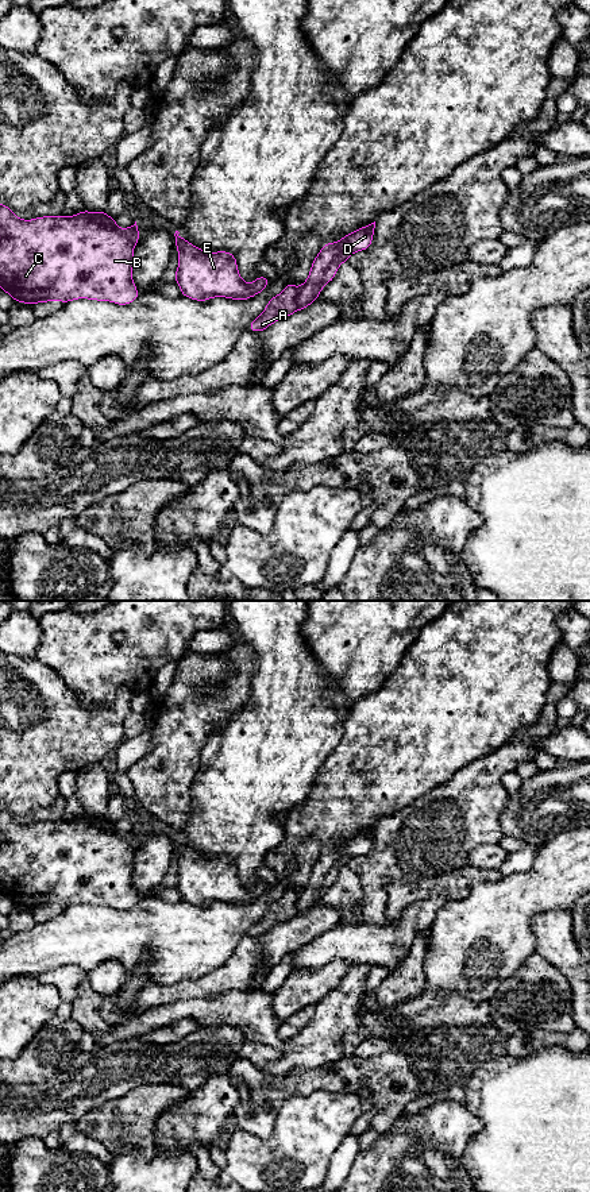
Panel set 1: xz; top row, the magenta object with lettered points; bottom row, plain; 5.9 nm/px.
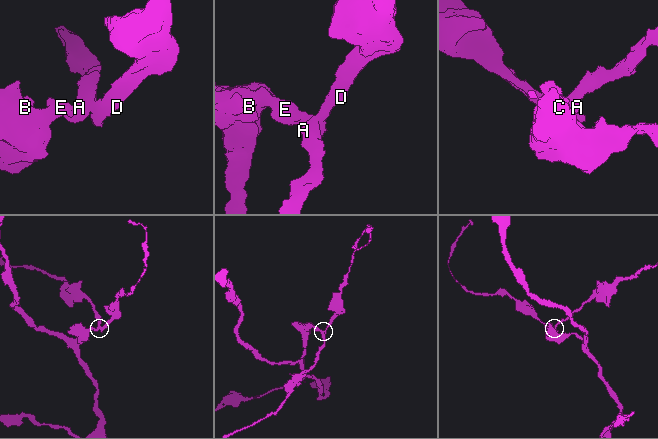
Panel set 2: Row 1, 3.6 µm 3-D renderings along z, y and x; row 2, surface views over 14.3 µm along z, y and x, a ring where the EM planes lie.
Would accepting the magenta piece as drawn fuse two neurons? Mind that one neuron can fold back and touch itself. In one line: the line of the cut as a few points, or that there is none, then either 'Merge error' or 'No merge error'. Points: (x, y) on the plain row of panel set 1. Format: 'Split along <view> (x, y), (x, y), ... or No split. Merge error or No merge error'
Split along xz (299, 894), (297, 913). Merge error

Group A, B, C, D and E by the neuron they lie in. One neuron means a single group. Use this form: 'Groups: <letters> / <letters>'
Groups: A B C E / D

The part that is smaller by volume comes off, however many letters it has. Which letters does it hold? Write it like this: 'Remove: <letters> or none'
Remove: D

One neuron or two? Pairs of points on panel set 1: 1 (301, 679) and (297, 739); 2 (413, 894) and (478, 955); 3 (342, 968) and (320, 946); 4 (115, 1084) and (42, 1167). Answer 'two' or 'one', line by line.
1: one
2: two
3: two
4: two

